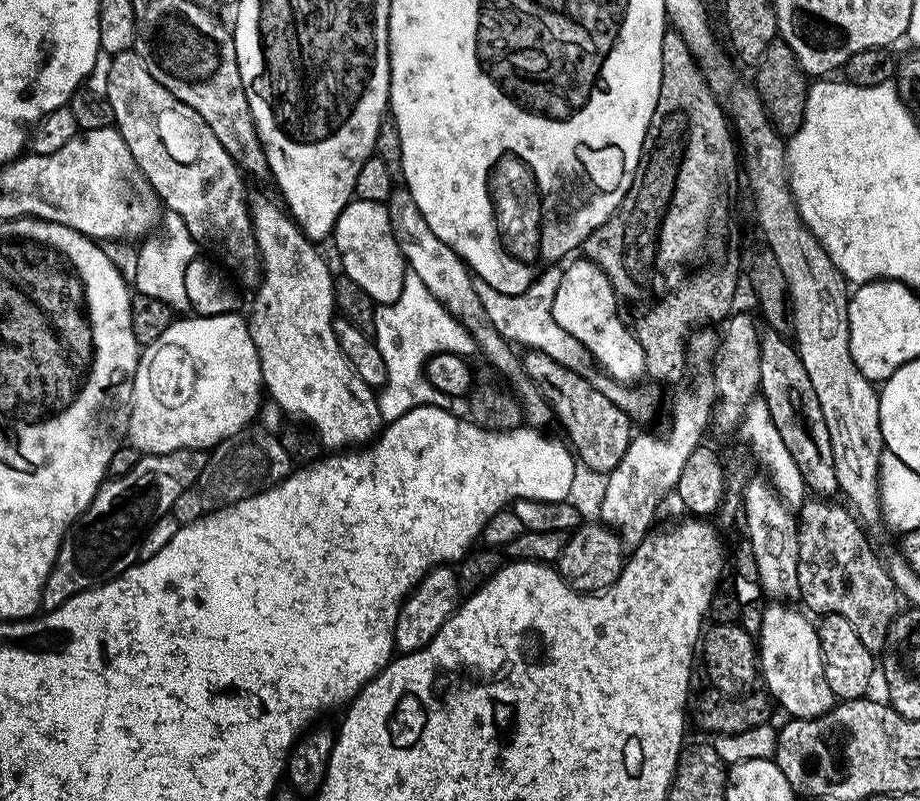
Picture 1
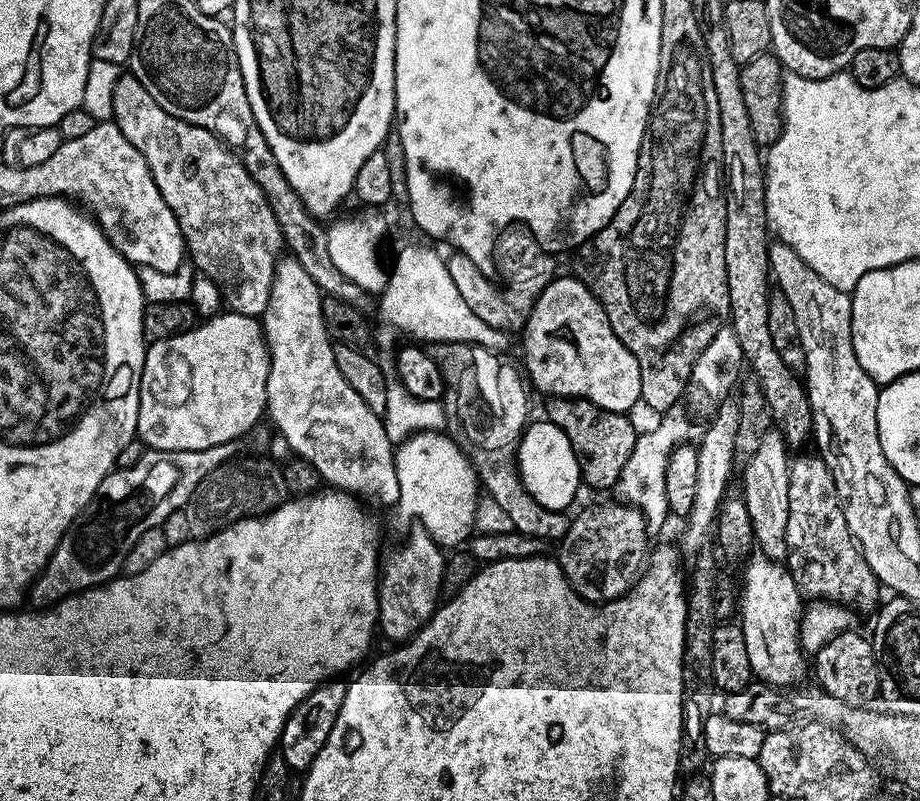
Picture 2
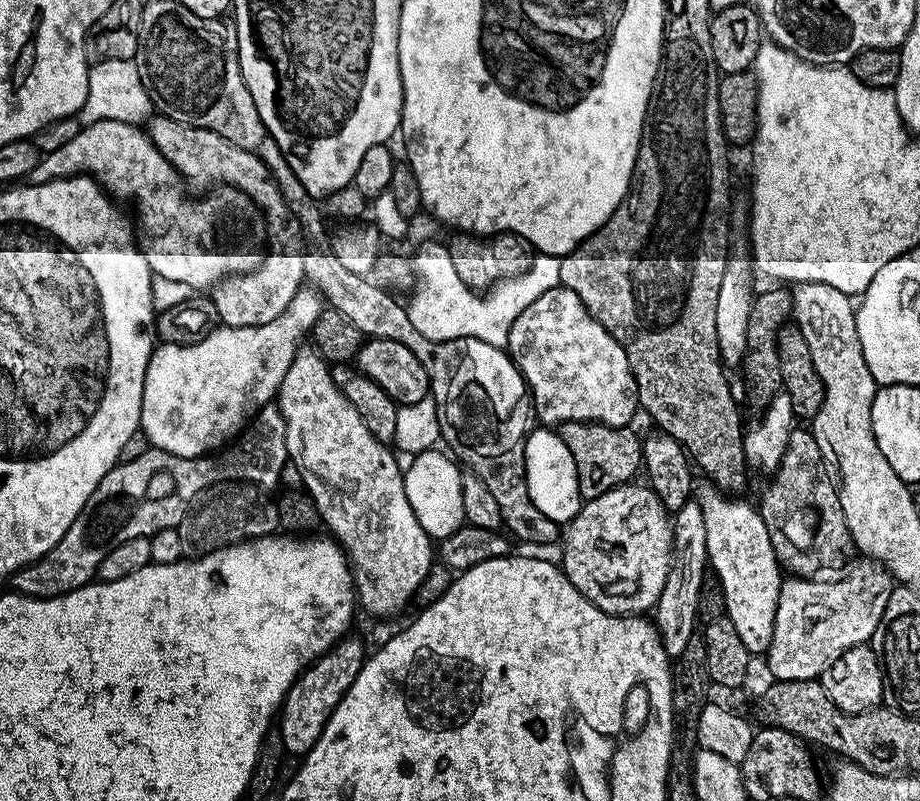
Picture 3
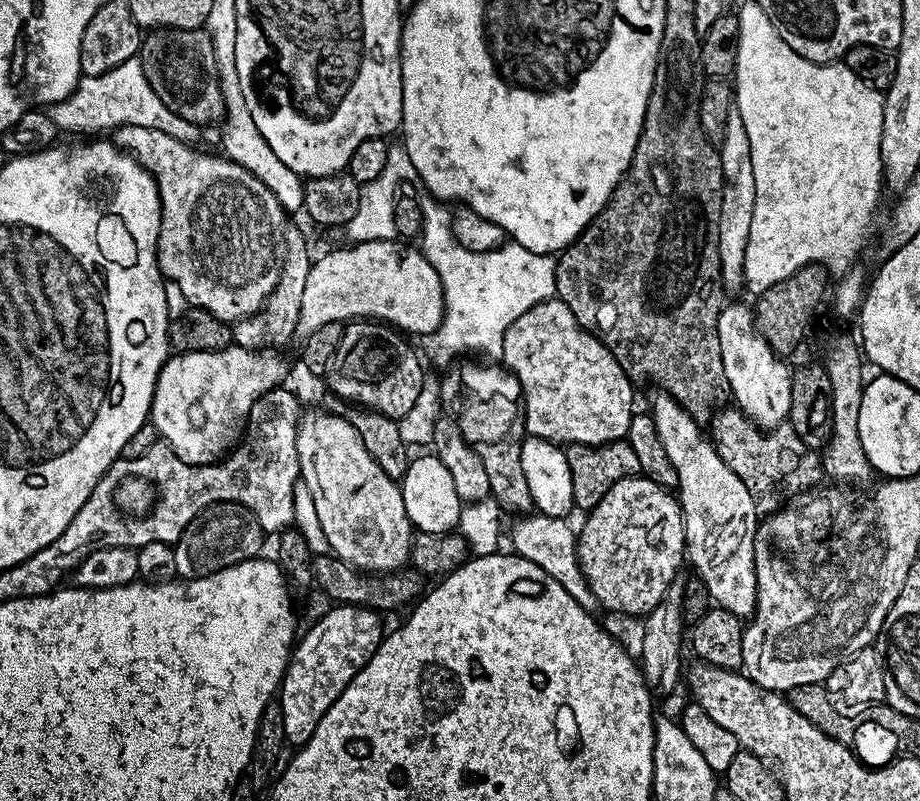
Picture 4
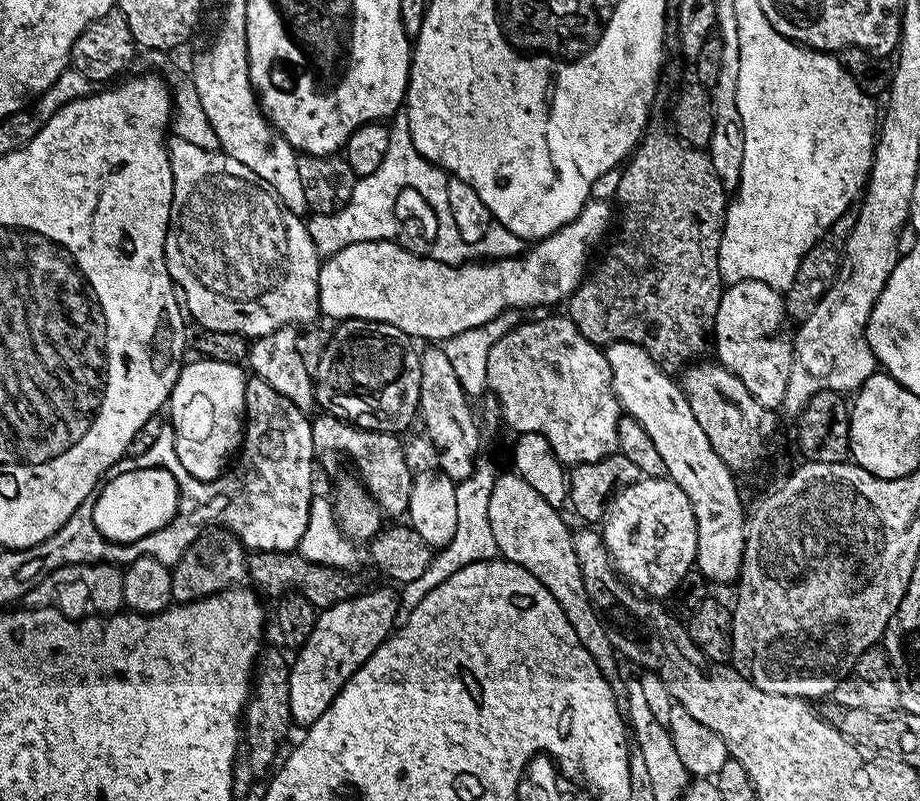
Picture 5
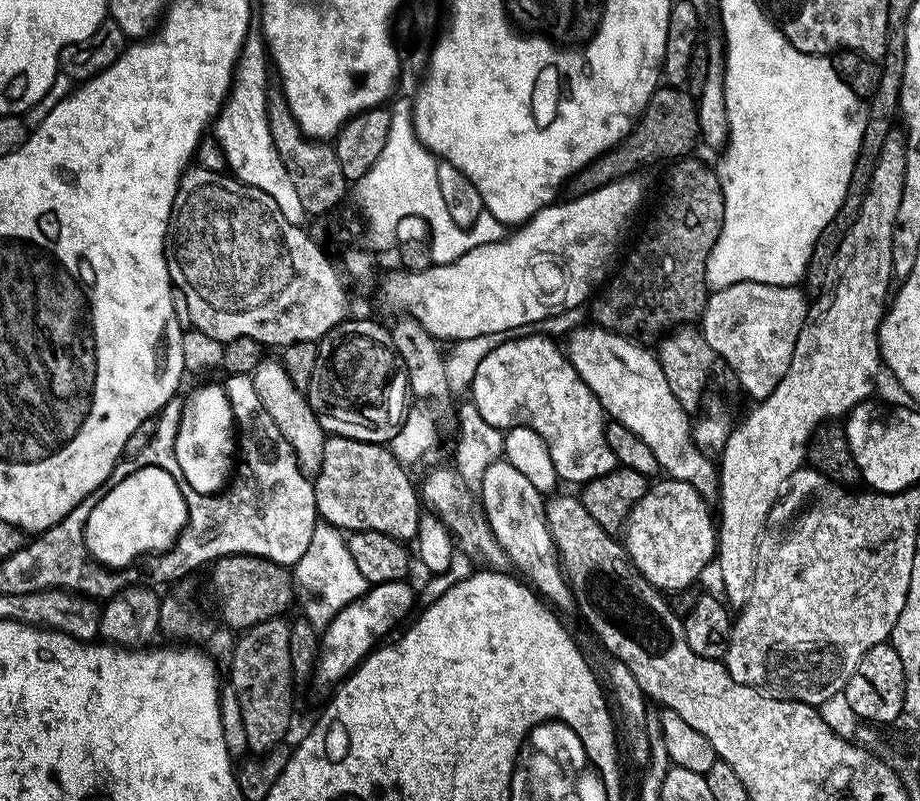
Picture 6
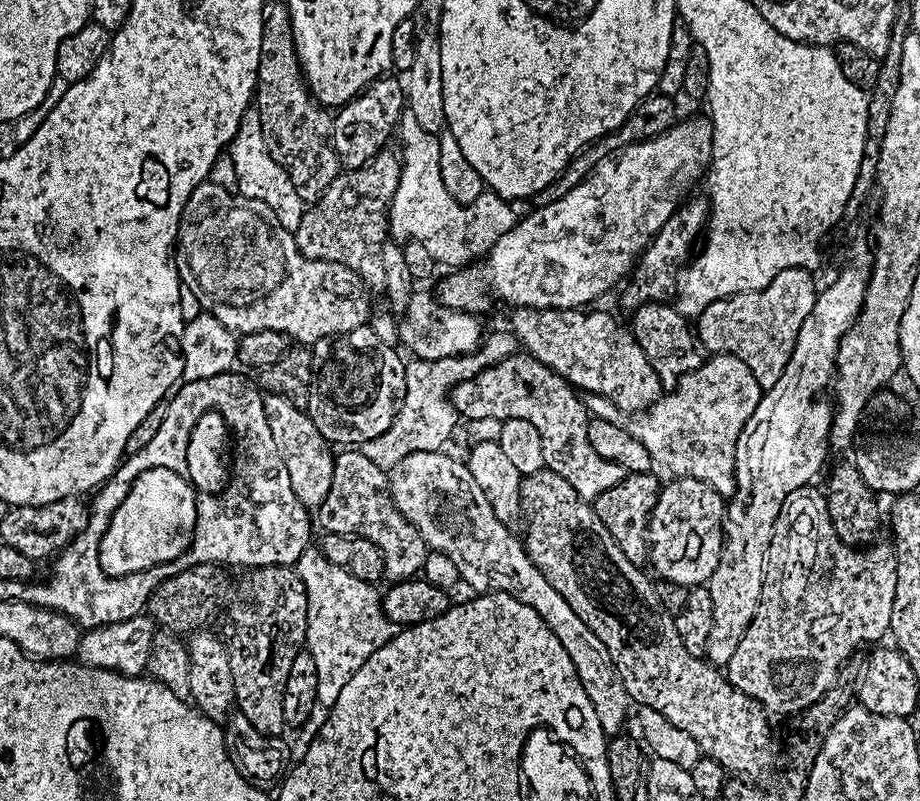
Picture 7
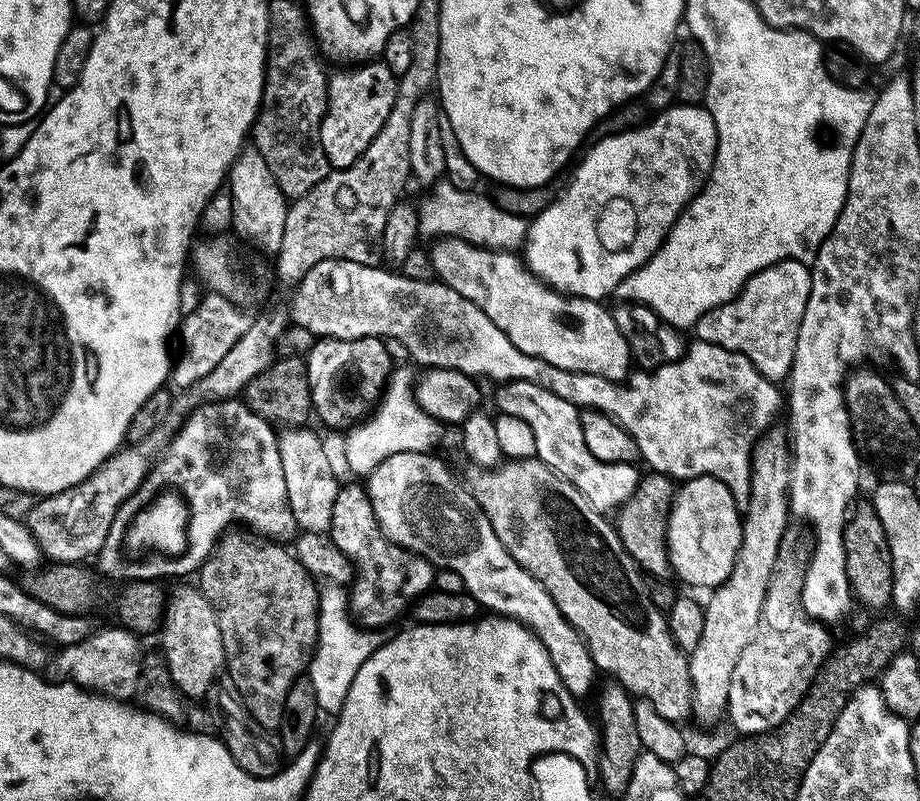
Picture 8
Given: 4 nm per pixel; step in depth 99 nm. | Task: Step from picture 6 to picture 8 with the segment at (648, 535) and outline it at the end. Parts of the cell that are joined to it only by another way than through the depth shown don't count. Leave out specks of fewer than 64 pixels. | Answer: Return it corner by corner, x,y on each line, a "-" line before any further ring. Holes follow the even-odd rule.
696,476
693,480
683,481
675,489
672,509
668,515
668,562
674,576
676,572
675,579
685,580
696,588
707,590
715,590
719,584
726,582
738,558
743,529
741,509
736,507
730,490
726,490
722,482
712,476

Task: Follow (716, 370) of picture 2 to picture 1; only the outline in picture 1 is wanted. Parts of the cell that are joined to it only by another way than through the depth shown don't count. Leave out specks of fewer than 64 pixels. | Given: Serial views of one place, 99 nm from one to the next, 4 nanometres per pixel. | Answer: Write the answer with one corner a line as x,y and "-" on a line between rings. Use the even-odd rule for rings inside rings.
709,371
702,372
693,382
692,389
681,387
676,400
672,404
670,424
665,436
655,436
652,432
633,435
626,454
622,454
622,462
607,473
604,493
600,496
599,523
612,529
620,538
625,549
637,548
657,523
656,507
664,500
667,492
675,489
678,478
682,474
682,466
686,466
686,458
701,447
702,436
709,427
716,390
714,379

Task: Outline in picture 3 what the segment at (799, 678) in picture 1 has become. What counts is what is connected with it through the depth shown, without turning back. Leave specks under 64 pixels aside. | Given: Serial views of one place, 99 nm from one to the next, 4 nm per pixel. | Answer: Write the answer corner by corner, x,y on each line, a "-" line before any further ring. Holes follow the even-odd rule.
715,487
699,489
698,501
705,515
708,563
724,595
724,611
750,654
767,653
774,634
782,565
768,533
768,521
744,498
733,498

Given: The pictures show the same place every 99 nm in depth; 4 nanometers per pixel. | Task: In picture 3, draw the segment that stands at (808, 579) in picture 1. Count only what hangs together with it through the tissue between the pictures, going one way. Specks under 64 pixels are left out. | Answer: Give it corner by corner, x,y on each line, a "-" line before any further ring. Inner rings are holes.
804,426
793,427
786,454
782,458
779,468
774,473
772,485
768,488
768,493
761,498
758,503
758,511
765,520
768,521
768,533
772,539
772,545
776,548
777,557
785,569
790,568
797,577
812,578
817,575
819,568
824,568
827,564
836,564
844,555
848,548
853,547
852,536
848,533
846,518
842,510
840,501
840,489
833,473
824,465
826,454
818,446
818,442
812,437
811,431

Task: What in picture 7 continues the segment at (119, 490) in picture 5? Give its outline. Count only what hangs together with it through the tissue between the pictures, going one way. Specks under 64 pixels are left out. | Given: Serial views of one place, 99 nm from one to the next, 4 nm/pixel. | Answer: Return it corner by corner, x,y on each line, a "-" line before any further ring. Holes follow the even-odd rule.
146,464
146,468
138,472
134,487
126,490
122,496
130,498
124,502
124,506
116,506
110,512
102,512
102,508
98,508
94,510
94,514
86,514
90,528
85,528
88,534
82,546
84,552
80,554
84,568
92,564
98,576
104,576
106,582
114,582
114,584
120,582
124,584
128,572
145,572
168,562
174,562
186,547
186,536
185,534
183,536
184,520
193,519
198,503
193,489
179,475
166,471
164,466
150,466
150,464

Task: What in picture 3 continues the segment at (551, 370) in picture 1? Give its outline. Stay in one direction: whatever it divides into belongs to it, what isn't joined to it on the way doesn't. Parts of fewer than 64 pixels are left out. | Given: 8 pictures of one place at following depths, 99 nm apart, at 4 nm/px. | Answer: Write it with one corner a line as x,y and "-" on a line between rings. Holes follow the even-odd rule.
568,420
559,425
558,431
562,442
566,442
566,450
570,450
570,458
574,458
574,466
578,470
578,486
581,501
593,500
606,494
611,488
627,484
633,479
635,472
642,468
642,440
632,433
631,427
611,428
605,424
593,424
586,420

